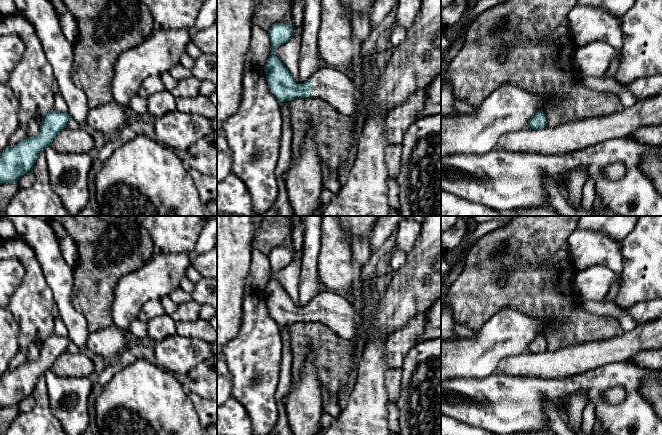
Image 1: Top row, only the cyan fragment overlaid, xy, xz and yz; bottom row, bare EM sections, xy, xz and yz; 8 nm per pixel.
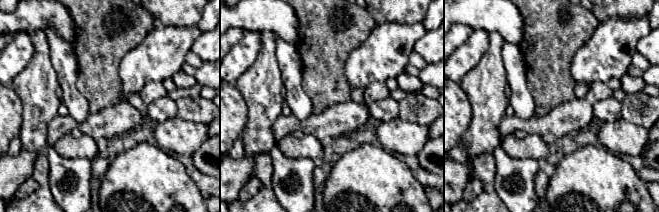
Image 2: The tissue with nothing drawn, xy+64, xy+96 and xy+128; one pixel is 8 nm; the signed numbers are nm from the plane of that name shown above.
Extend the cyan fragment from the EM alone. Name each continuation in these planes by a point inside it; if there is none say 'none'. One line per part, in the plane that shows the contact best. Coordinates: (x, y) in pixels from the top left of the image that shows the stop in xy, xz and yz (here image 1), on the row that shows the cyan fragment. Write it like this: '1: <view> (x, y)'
1: xz (344, 94)

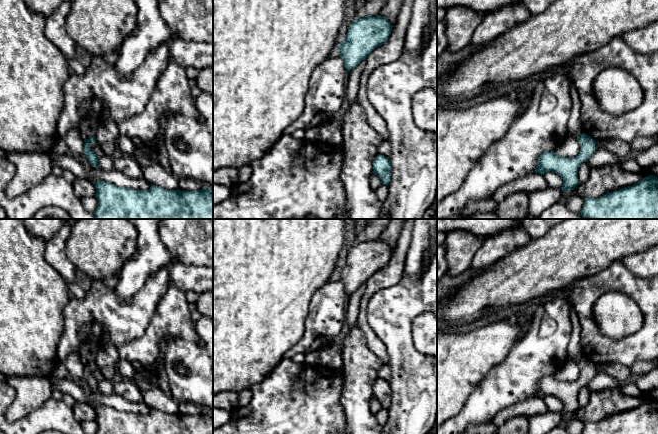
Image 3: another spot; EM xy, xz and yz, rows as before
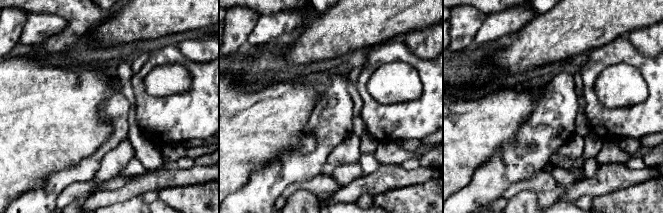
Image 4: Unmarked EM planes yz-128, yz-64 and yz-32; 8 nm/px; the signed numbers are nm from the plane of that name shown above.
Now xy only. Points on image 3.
none

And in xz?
none

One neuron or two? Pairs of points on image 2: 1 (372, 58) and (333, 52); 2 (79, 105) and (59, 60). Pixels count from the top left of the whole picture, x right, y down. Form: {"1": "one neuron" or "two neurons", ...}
{"1": "two neurons", "2": "one neuron"}

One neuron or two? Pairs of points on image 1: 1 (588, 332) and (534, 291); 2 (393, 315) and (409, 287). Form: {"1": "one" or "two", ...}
{"1": "one", "2": "one"}

